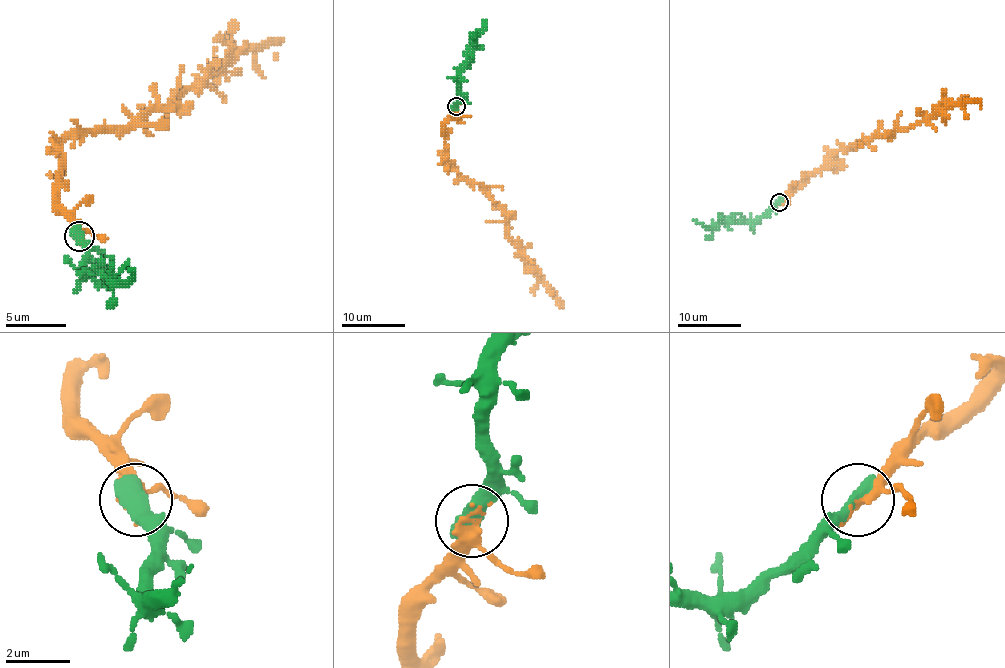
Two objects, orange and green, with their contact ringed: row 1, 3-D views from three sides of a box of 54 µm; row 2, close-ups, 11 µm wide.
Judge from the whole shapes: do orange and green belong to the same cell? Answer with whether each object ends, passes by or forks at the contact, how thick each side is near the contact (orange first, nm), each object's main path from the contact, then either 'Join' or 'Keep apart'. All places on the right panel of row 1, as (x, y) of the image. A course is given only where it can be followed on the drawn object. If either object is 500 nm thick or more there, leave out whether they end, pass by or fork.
Thickness 280 nm (orange) against 650 nm. Course of orange: (778, 202), (847, 147), (911, 128), (951, 106), (980, 101), (981, 109). Course of green: (778, 202), (755, 221), (703, 226), (694, 219). Join

